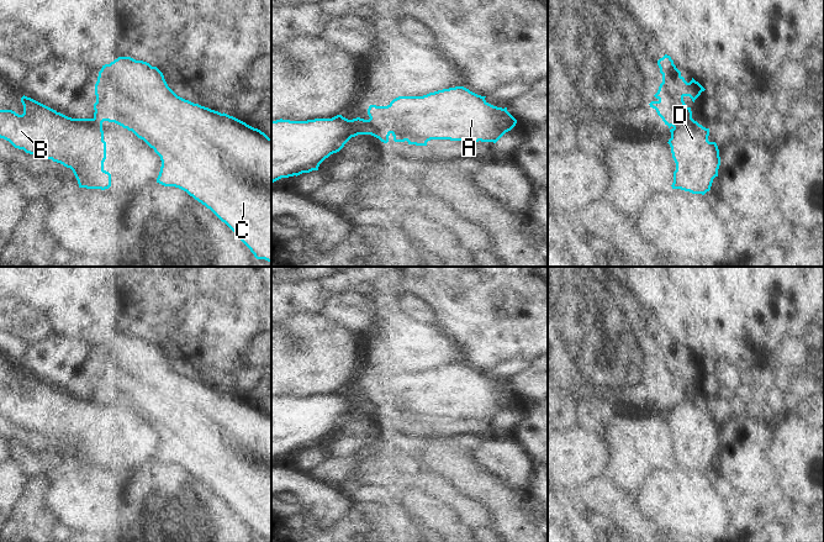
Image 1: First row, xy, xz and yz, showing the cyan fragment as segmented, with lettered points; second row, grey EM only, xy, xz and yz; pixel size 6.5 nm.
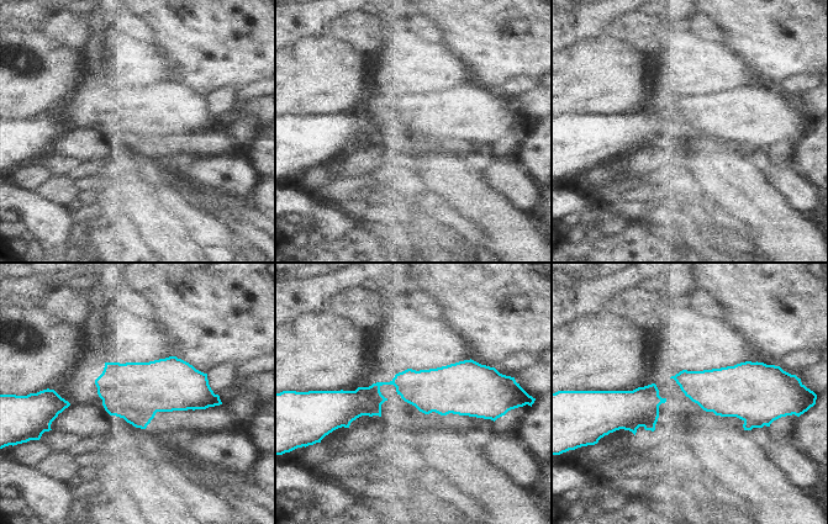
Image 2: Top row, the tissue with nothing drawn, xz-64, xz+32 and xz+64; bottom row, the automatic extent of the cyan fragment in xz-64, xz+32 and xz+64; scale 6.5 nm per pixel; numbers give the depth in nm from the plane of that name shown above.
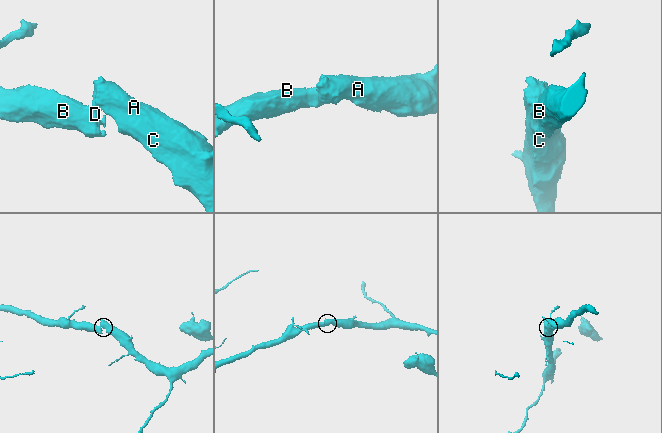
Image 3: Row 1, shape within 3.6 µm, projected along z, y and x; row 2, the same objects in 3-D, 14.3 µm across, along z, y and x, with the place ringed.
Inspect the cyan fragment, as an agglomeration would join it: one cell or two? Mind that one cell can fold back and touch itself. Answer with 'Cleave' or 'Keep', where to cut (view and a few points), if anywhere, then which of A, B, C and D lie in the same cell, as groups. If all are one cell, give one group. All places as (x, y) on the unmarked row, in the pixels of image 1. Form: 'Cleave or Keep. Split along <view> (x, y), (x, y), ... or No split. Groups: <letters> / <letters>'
Keep. No split. Groups: A B C D

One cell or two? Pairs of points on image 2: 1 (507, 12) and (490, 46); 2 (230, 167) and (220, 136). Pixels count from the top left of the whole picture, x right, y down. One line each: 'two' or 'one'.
1: one
2: two

